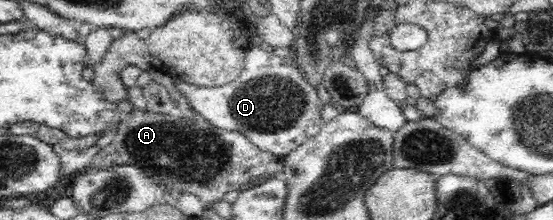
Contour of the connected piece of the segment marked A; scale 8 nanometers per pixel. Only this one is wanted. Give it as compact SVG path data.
M133 109L120 121L117 133L109 145L97 149L88 169L106 168L110 165L135 164L145 168L149 176L155 177L165 190L177 189L179 193L193 194L201 199L202 203L214 203L223 200L231 190L245 189L249 182L256 184L259 179L281 173L284 157L259 149L244 133L237 130L228 130L211 124L203 116L193 119L183 118L181 115L164 114L153 110Z

